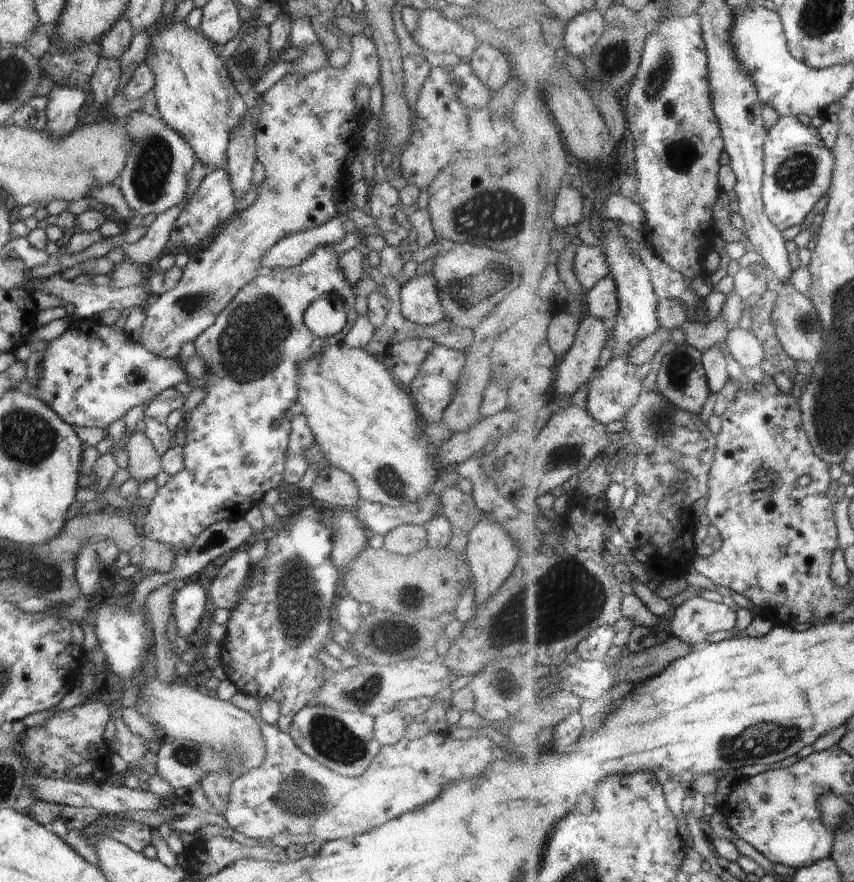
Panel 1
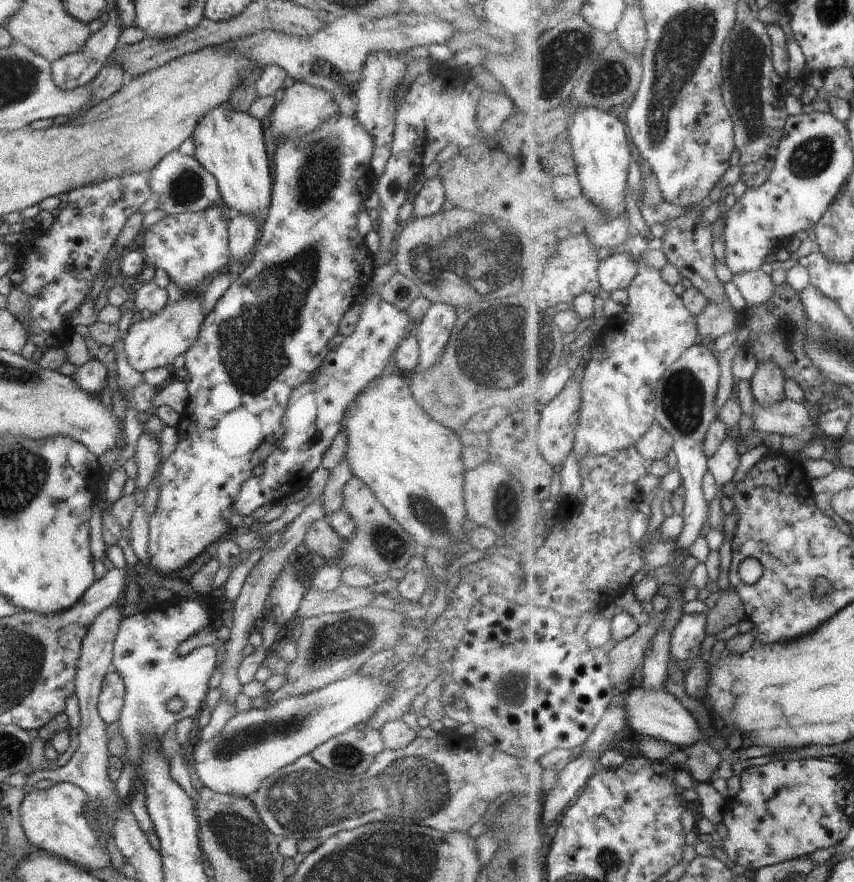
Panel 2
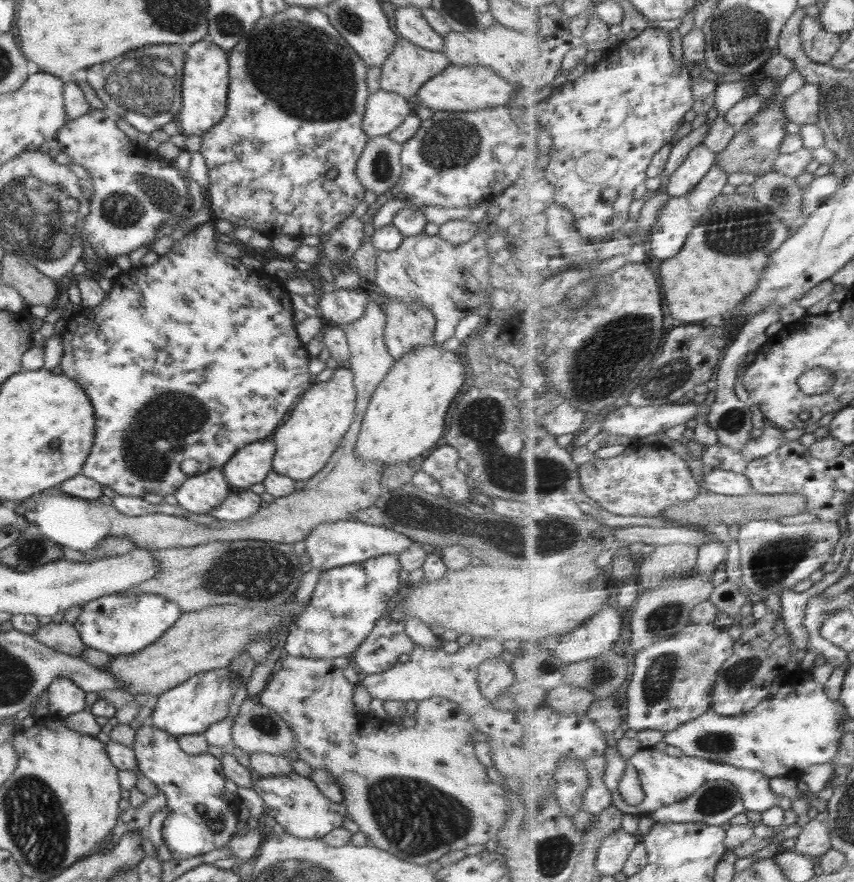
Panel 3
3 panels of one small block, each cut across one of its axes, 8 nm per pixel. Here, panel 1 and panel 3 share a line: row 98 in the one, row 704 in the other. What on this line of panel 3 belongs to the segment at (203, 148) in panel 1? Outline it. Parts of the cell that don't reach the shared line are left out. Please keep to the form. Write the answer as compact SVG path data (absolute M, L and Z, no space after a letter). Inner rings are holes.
M228 667L196 674L154 699L149 723L176 738L185 734L202 735L211 724L225 718L235 718L247 696L245 682L236 672L230 672Z

